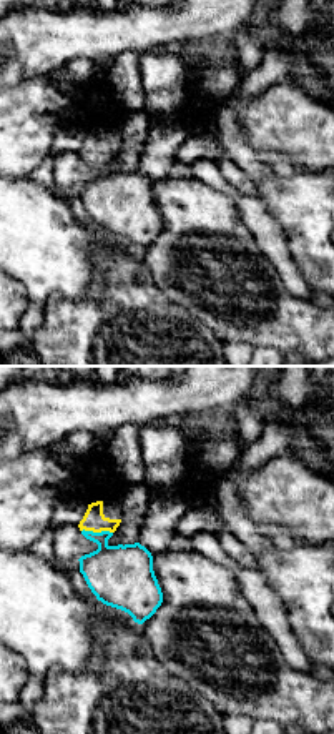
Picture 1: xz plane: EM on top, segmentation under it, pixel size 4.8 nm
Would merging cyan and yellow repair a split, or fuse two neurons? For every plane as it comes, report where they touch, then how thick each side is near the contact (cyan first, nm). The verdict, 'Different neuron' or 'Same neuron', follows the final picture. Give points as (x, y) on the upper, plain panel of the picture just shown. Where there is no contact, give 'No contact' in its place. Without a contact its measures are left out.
Touches cyan at (97, 160). Thickness 300 nm (cyan) against 110 nm

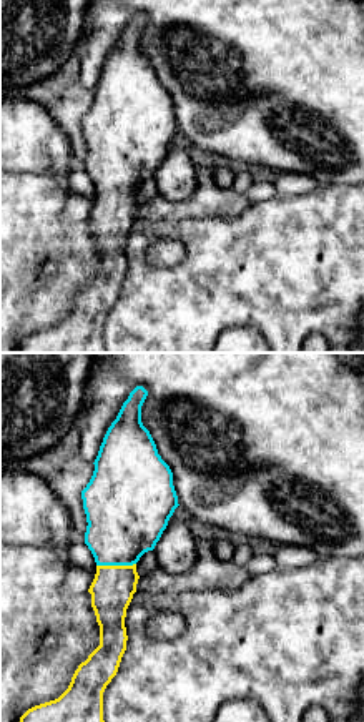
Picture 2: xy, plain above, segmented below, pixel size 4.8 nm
Touches cyan at (115, 192). Thickness 380 nm (cyan) against 200 nm

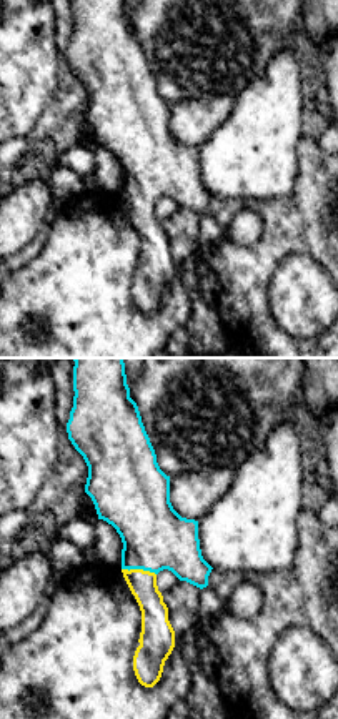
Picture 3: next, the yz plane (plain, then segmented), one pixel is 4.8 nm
Touches cyan at (139, 195). Thickness 320 nm (cyan) against 130 nm

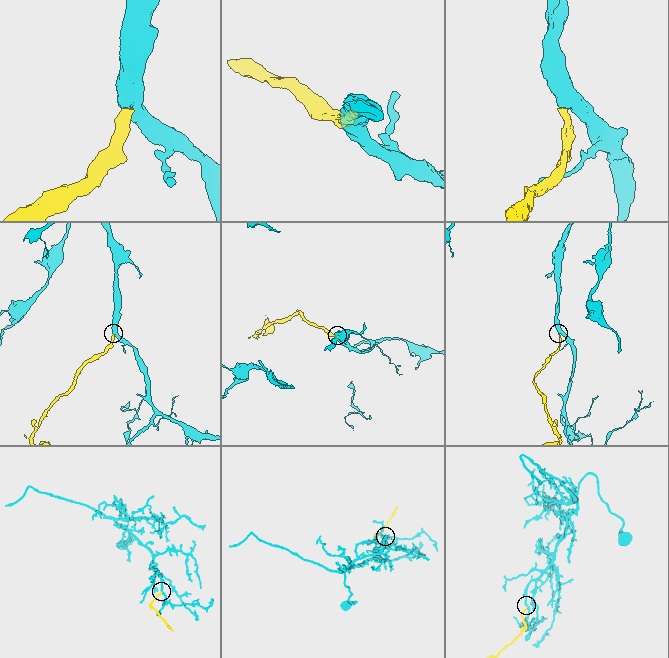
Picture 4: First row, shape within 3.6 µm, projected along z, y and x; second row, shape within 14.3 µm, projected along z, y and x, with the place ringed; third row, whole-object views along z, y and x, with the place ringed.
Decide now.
Same neuron

